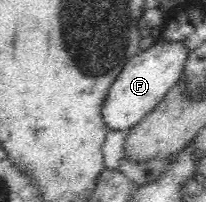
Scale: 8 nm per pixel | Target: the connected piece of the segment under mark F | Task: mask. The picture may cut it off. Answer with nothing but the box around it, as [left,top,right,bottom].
[101,39,189,131]

